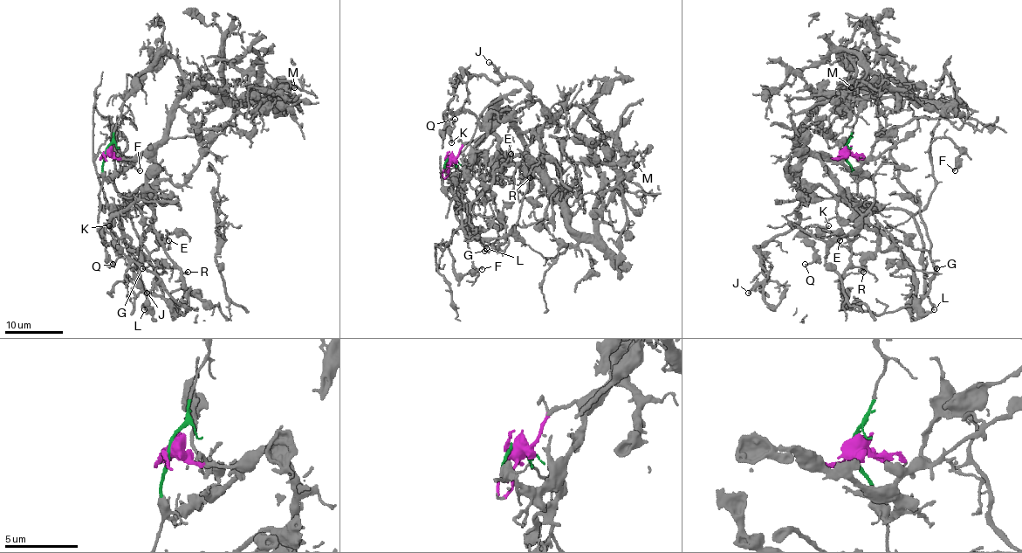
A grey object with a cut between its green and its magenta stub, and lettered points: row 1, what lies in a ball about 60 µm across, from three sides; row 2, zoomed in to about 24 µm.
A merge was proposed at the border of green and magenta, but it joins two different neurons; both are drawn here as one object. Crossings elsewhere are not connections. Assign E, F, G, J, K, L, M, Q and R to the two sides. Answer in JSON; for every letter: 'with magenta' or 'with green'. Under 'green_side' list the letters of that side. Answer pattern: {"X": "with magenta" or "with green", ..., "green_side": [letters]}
{"E": "with magenta", "F": "with green", "G": "with green", "J": "with magenta", "K": "with magenta", "L": "with green", "M": "with magenta", "Q": "with magenta", "R": "with magenta", "green_side": ["F", "G", "L"]}

